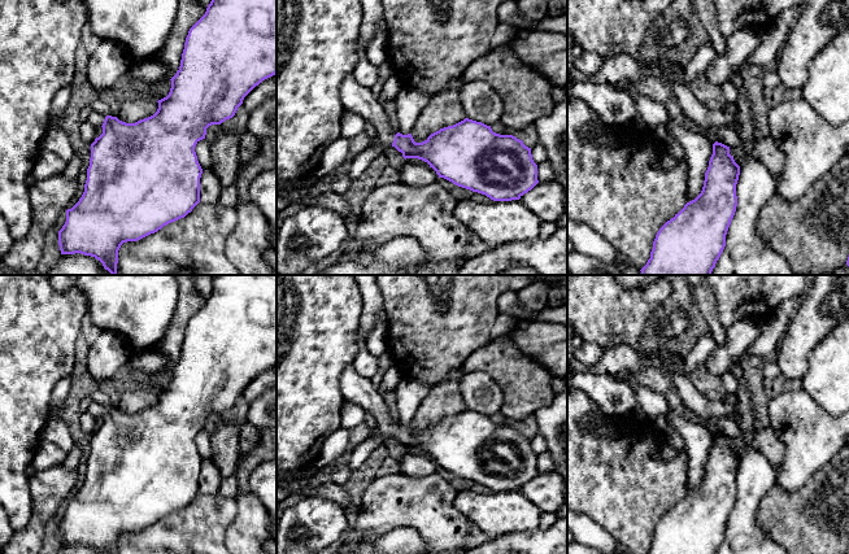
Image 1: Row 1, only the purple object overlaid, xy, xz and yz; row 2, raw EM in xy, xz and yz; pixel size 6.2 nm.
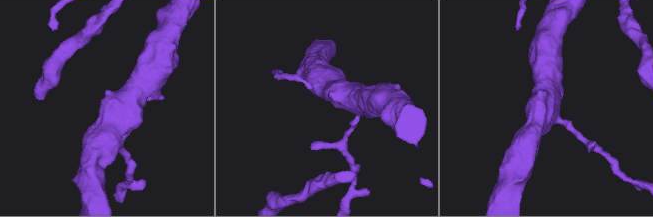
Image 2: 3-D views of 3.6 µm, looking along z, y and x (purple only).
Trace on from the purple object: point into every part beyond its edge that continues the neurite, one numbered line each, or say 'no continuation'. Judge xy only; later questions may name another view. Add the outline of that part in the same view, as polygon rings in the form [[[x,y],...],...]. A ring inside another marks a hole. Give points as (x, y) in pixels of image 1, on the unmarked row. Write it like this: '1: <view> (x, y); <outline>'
1: xy (95, 409); [[[90,401],[90,402],[86,402],[84,410],[88,411],[91,415],[93,415],[96,419],[99,419],[103,416],[105,406],[95,401]]]

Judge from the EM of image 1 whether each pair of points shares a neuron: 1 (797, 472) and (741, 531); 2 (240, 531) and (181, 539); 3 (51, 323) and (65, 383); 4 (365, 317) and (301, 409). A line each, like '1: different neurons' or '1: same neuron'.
1: different neurons
2: different neurons
3: different neurons
4: different neurons

